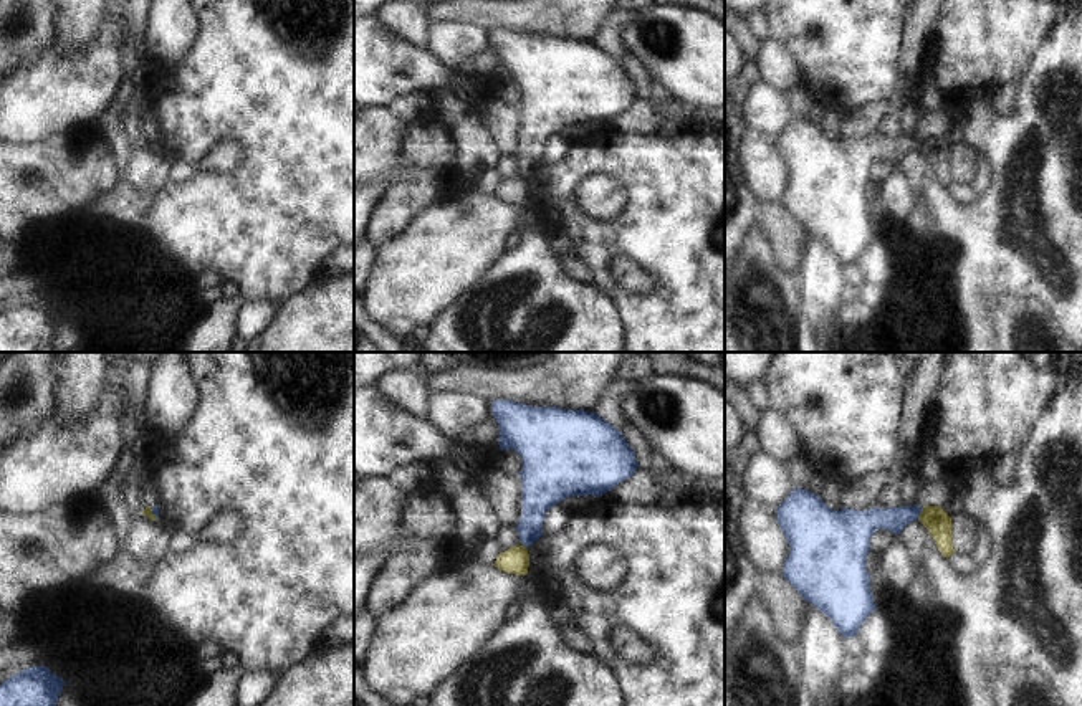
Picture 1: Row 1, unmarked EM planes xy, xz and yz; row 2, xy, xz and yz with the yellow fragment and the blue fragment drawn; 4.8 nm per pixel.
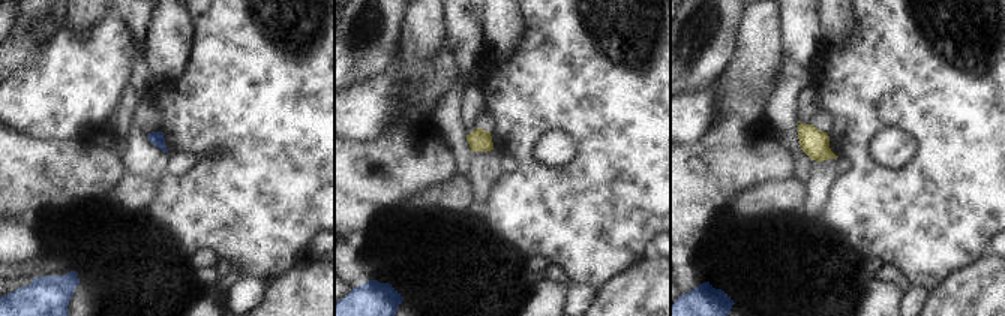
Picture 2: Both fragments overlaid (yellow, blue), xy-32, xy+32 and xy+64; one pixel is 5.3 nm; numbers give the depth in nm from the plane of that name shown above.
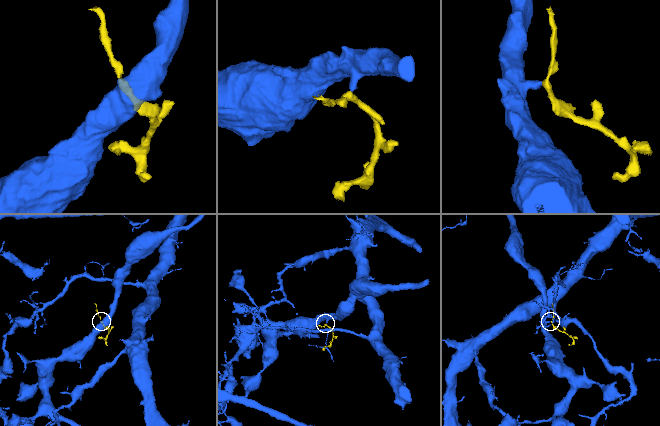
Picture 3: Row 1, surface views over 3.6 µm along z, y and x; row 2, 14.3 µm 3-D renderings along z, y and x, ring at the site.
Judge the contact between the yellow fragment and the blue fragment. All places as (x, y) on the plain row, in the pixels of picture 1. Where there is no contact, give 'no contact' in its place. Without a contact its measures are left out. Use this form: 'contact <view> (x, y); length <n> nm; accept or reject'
contact yz (920, 143); length 60 nm; reject

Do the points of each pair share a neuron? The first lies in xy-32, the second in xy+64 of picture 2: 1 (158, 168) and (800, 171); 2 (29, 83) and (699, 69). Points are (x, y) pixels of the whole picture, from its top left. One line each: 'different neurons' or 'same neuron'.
1: different neurons
2: different neurons

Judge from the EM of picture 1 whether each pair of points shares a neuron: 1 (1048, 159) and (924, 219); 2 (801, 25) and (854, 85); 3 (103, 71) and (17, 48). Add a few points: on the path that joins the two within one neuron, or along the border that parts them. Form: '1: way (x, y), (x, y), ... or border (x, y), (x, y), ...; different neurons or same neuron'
1: border (920, 202), (930, 217), (935, 235); different neurons
2: way (809, 40), (839, 70); same neuron
3: border (57, 32), (48, 48), (17, 71); different neurons

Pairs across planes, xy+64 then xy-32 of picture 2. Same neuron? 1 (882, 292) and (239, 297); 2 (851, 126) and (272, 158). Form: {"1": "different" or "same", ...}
{"1": "different", "2": "same"}

